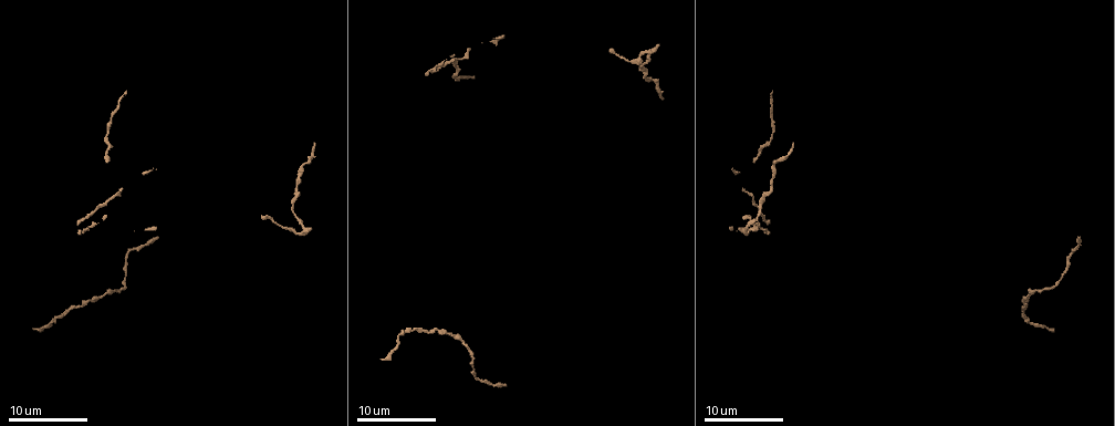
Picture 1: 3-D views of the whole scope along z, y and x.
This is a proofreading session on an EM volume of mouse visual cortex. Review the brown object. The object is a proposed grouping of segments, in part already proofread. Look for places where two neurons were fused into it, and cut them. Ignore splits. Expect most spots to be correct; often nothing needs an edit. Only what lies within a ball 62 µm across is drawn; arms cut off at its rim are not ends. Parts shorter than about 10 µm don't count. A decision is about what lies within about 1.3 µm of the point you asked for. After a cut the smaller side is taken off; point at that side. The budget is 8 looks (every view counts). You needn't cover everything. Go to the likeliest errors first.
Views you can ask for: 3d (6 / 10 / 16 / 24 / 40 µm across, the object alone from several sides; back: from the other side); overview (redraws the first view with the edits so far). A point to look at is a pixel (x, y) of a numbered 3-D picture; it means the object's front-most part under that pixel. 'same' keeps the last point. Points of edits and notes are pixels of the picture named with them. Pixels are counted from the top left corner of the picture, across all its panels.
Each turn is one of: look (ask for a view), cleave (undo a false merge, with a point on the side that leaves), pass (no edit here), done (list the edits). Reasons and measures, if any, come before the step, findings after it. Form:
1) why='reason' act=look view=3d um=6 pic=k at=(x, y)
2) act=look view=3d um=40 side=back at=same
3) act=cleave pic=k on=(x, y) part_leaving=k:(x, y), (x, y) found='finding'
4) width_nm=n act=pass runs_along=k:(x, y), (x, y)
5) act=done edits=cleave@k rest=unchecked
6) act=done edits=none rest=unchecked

act=look view=3d um=6 pic=1 at=(107, 290)

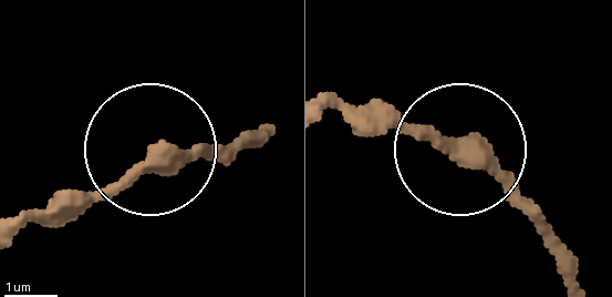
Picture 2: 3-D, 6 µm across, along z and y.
act=pass runs_along=2:(161, 149), (51, 224) found='one neuron here'

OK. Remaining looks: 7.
why='narrows sharply' act=look view=3d um=16 pic=1 at=(1062, 277)

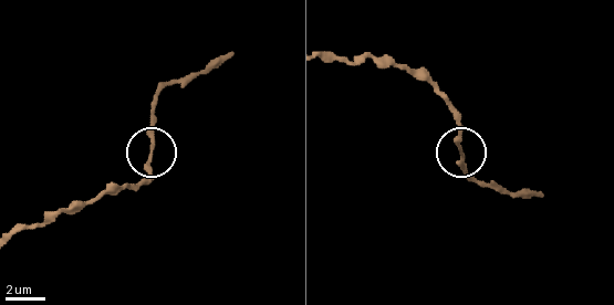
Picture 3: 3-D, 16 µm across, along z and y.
act=pass runs_along=3:(113, 185), (136, 185), (147, 174), (153, 103) found='all the same neuron'

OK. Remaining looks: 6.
why='thin neck' act=look view=3d um=10 pic=1 at=(296, 187)

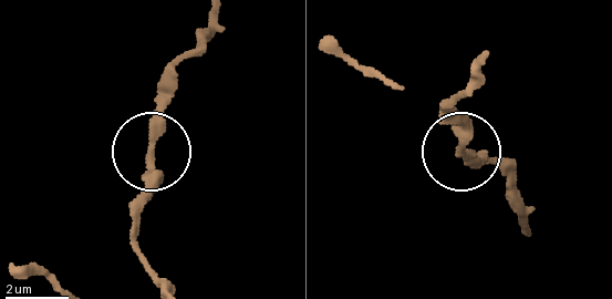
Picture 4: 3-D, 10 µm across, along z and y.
act=pass found='one neuron here'

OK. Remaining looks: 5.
act=look view=3d um=16 pic=1 at=(79, 305)

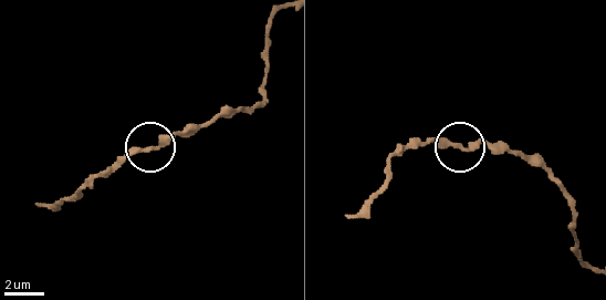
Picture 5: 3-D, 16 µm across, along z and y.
act=look view=3d um=16 side=back pic=5 at=(457, 144)

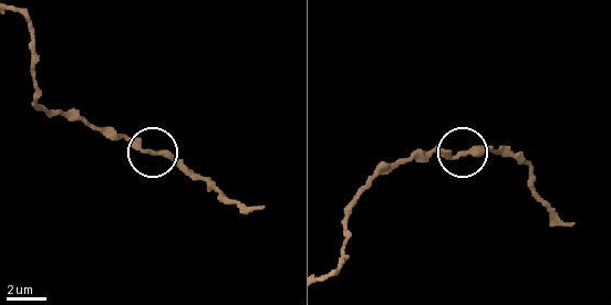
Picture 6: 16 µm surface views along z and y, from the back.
act=pass runs_along=6:(384, 161), (392, 165), (436, 150), (509, 150) found='one neuron here'

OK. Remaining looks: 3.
act=done edits=none rest=unchecked

